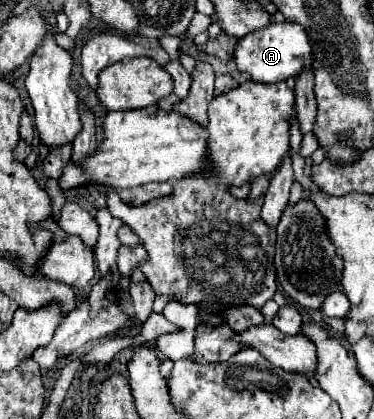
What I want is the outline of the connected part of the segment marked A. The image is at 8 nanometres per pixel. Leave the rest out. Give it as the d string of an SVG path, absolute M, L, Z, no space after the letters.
M271 23L269 27L263 27L261 31L253 31L245 35L245 39L239 39L235 45L233 61L241 73L249 73L253 81L257 83L277 83L285 81L287 77L297 77L305 67L311 67L311 43L307 39L307 33L297 23Z

